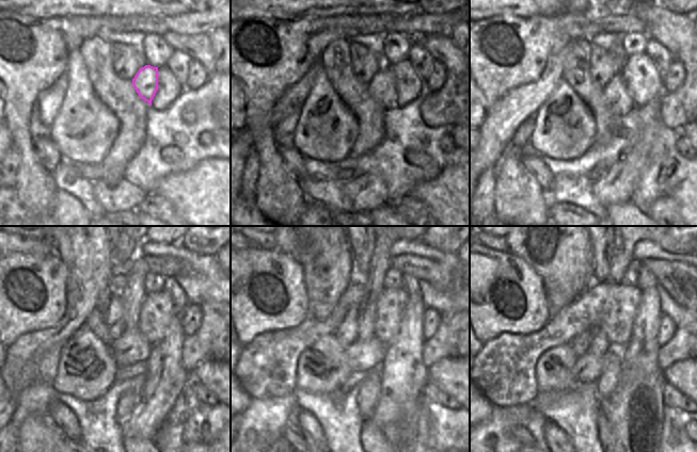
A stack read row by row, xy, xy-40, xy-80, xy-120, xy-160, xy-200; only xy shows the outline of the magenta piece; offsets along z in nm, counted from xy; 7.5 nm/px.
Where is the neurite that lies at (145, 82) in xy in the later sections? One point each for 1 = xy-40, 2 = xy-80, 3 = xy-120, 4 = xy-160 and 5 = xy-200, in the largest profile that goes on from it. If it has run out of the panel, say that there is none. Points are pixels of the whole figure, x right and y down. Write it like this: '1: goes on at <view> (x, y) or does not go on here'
1: goes on at xy-40 (382, 87)
2: goes on at xy-80 (616, 93)
3: goes on at xy-120 (131, 348)
4: goes on at xy-160 (366, 352)
5: goes on at xy-200 (588, 367)

